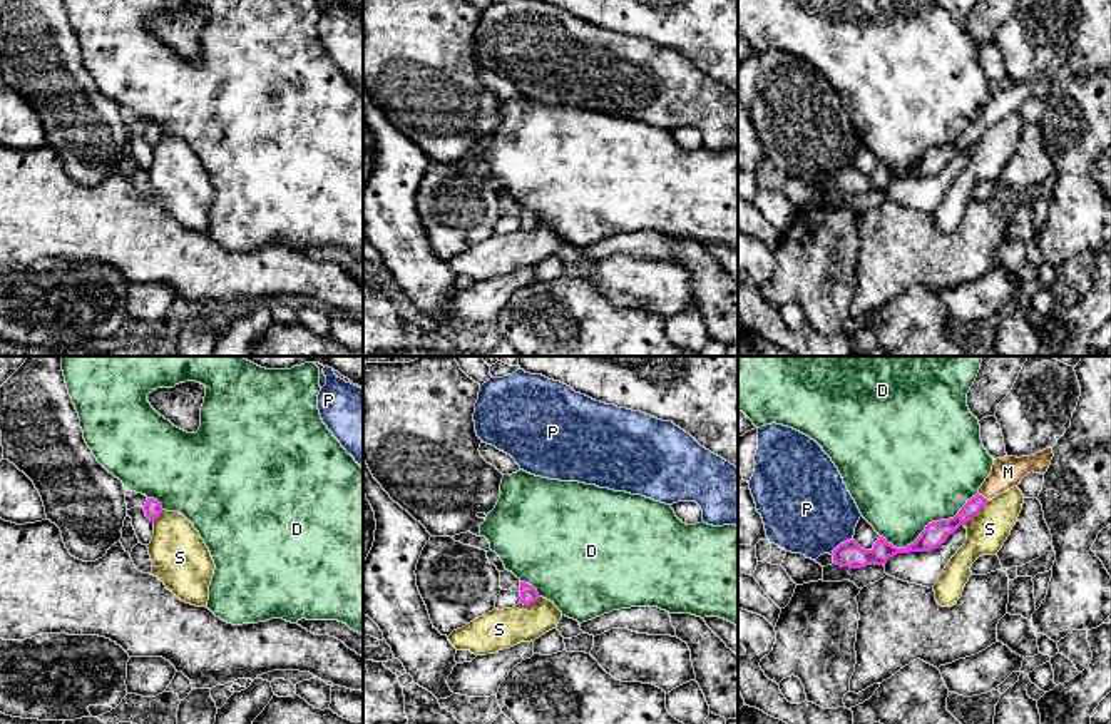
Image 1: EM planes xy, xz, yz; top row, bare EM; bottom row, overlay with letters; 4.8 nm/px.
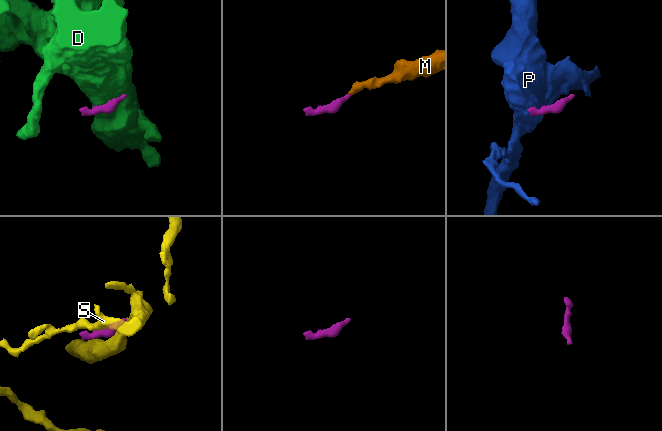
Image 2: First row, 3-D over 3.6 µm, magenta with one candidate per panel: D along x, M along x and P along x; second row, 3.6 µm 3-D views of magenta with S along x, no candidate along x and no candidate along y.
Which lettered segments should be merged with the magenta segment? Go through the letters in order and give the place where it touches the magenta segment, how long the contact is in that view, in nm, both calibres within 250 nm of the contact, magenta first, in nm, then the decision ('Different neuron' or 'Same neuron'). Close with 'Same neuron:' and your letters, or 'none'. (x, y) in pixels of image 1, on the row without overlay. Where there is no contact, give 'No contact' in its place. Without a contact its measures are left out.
D: Touches magenta at yz (927, 151). Shared border 500 nm. Thickness 110 nm (magenta) against 480 nm. Different neuron
M: Touches magenta at yz (981, 121). Shared border 60 nm. Thickness 90 nm (magenta) against 150 nm. Same neuron
P: Touches magenta at yz (840, 169). Shared border 130 nm. Thickness 130 nm (magenta) against 440 nm. Different neuron
S: Touches magenta at yz (976, 139). Shared border 170 nm. Thickness 110 nm (magenta) against 190 nm. Different neuron
Same neuron: M

